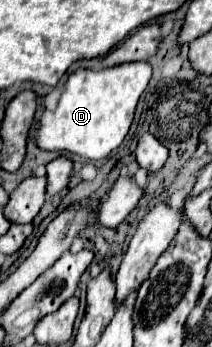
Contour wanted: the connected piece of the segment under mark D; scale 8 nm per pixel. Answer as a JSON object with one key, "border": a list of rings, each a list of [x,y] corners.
{"border":[[[129,62],[115,68],[77,70],[67,78],[57,110],[45,110],[35,126],[33,138],[41,150],[71,152],[87,160],[101,160],[115,150],[129,132],[135,106],[151,80],[151,66]]]}

